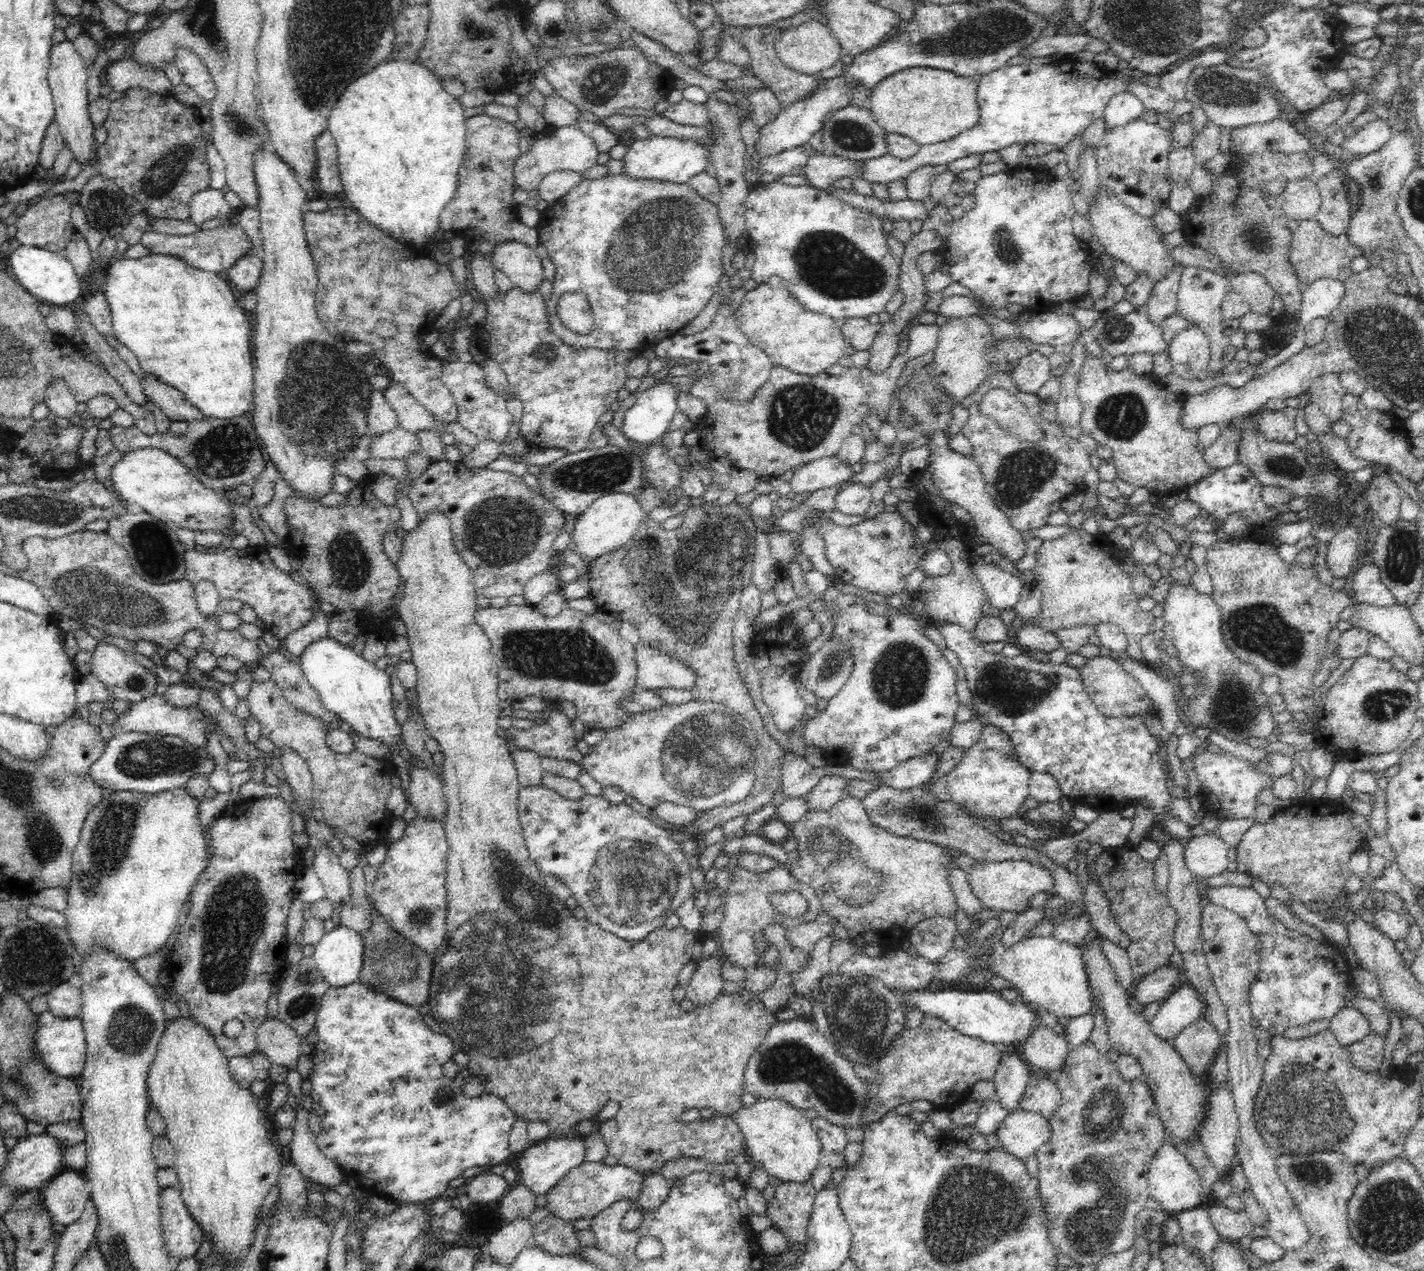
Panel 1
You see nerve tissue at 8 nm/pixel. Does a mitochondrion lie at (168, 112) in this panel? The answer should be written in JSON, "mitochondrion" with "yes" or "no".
{"mitochondrion":"no"}

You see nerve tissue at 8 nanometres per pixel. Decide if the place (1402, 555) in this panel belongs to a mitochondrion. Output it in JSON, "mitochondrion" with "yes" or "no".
{"mitochondrion":"yes"}

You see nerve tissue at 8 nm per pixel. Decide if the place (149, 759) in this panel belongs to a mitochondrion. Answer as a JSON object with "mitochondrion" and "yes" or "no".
{"mitochondrion":"yes"}

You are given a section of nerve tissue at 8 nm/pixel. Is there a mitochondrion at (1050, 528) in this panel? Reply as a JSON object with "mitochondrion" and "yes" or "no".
{"mitochondrion":"no"}

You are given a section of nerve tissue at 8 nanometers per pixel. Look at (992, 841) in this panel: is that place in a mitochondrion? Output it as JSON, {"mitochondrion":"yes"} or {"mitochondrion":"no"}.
{"mitochondrion":"no"}

